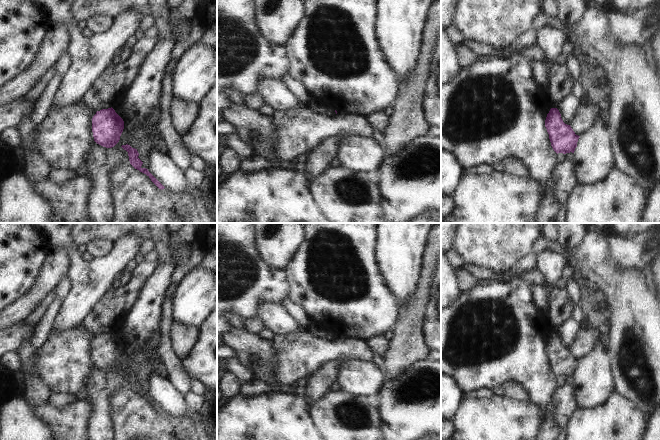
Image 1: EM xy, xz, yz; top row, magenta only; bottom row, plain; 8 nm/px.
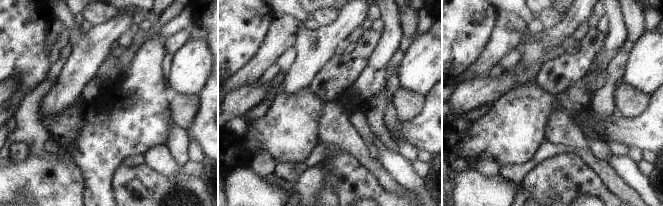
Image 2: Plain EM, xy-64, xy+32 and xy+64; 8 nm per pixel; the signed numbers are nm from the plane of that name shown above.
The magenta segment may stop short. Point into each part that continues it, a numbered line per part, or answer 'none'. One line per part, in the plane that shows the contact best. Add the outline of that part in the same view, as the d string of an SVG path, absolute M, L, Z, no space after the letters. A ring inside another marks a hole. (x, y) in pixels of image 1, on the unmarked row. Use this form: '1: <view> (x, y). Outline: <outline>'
none

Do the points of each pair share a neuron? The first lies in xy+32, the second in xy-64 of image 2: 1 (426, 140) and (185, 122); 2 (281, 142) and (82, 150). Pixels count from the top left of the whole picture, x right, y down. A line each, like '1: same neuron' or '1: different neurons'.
1: different neurons
2: different neurons

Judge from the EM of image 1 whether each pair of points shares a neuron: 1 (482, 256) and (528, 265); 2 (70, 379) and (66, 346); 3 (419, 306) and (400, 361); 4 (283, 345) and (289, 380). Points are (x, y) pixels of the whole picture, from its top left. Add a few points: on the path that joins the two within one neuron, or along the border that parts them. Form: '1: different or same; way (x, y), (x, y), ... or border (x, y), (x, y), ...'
1: different; border (533, 250), (505, 271)
2: same; way (67, 371), (66, 354)
3: same; way (412, 320), (410, 342), (407, 347)
4: same; way (289, 354), (289, 371)

